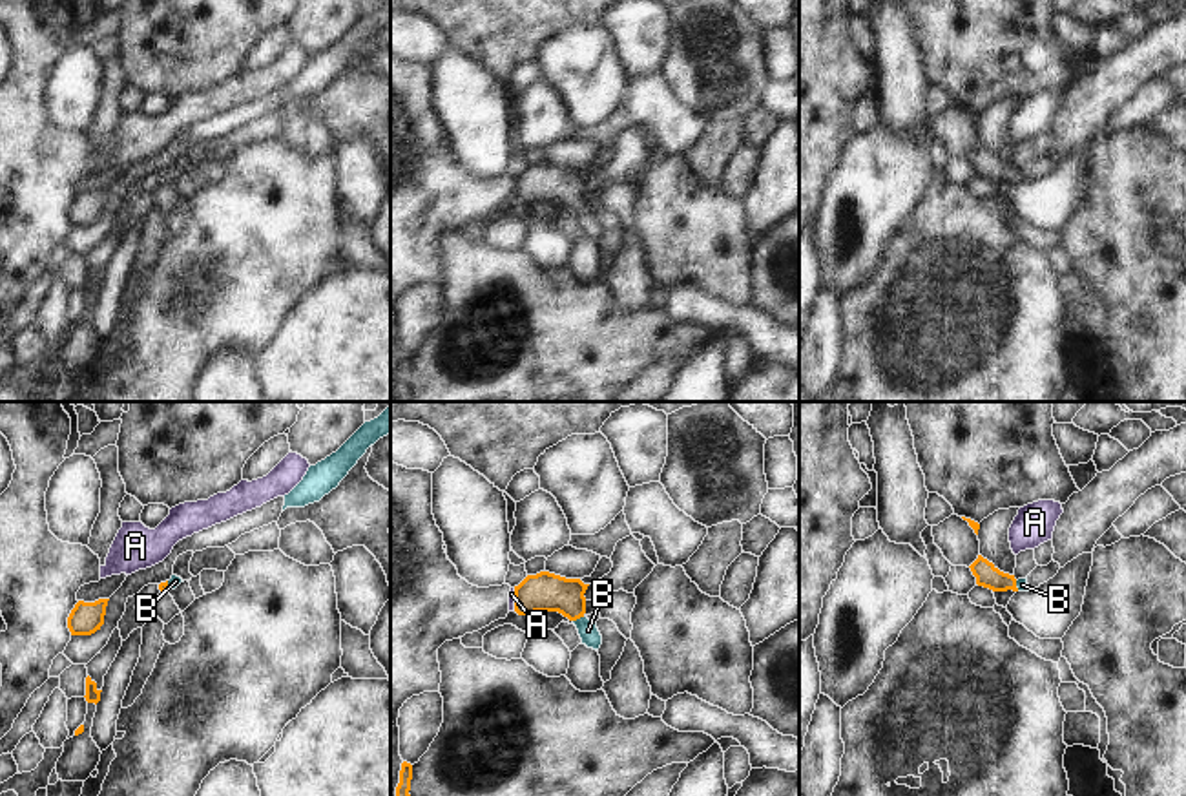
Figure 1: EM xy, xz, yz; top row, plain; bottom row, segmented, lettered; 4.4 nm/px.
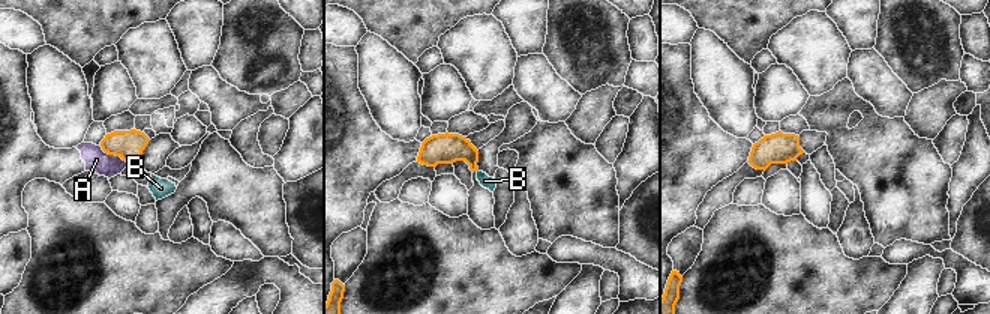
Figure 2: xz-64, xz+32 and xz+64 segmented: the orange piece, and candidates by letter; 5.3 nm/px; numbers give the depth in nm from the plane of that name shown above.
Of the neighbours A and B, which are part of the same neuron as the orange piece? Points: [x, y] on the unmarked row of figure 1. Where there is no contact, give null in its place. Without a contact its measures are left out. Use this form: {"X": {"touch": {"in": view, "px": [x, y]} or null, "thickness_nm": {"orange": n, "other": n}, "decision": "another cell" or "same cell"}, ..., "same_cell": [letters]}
{"A": {"touch": {"in": "xz", "px": [515, 190]}, "thickness_nm": {"orange": 180, "other": 30}, "decision": "another cell"}, "B": {"touch": {"in": "xz", "px": [577, 209]}, "thickness_nm": {"orange": 180, "other": 90}, "decision": "same cell"}, "same_cell": ["B"]}

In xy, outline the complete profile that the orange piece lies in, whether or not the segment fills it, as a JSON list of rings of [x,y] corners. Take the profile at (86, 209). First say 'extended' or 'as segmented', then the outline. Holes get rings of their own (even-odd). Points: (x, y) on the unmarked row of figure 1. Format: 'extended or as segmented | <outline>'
as segmented | [[[109,190],[95,194],[78,192],[68,208],[71,226],[91,226],[104,215],[106,197]]]

